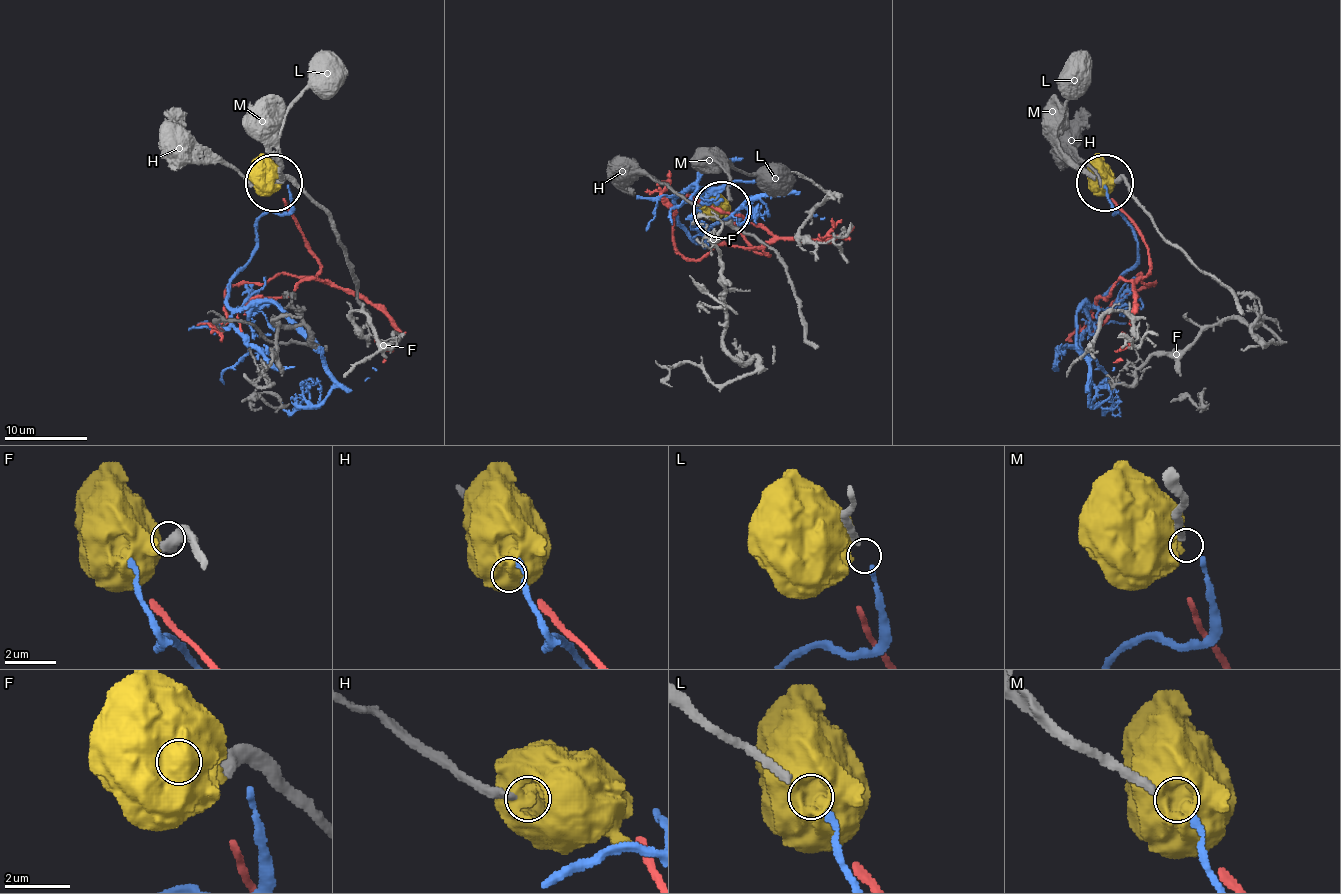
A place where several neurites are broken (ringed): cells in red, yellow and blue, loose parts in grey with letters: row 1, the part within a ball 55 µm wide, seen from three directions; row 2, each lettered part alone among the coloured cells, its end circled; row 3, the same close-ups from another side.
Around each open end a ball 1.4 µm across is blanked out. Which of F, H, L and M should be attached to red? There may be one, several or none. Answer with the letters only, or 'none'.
none

